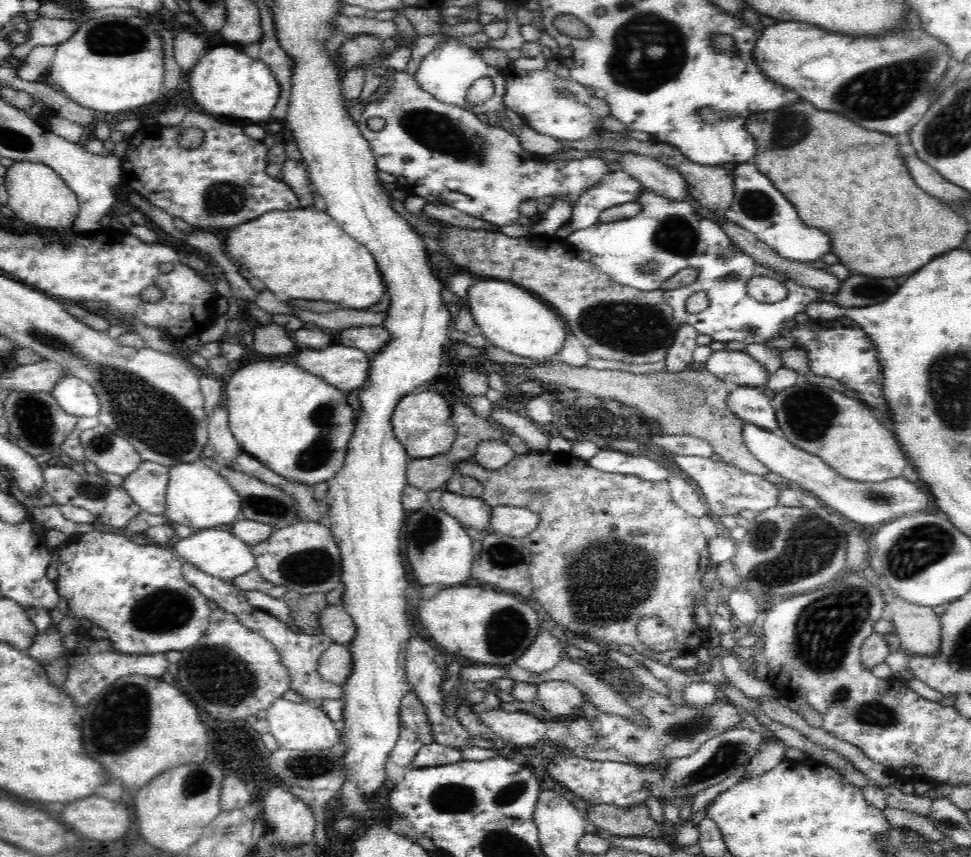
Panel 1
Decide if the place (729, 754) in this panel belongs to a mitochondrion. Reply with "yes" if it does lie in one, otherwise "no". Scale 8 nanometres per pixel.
yes

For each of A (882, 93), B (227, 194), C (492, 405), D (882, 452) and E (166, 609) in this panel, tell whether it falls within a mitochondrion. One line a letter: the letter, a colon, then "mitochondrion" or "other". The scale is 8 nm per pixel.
A: mitochondrion
B: mitochondrion
C: other
D: other
E: mitochondrion

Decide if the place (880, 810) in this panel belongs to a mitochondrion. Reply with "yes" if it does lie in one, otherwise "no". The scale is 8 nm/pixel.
no

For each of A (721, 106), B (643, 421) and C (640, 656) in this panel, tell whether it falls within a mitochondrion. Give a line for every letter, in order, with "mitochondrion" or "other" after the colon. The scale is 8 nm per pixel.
A: other
B: other
C: other

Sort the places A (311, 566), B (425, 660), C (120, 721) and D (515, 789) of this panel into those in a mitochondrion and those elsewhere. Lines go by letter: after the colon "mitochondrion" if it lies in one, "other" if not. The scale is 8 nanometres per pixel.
A: mitochondrion
B: other
C: mitochondrion
D: mitochondrion

